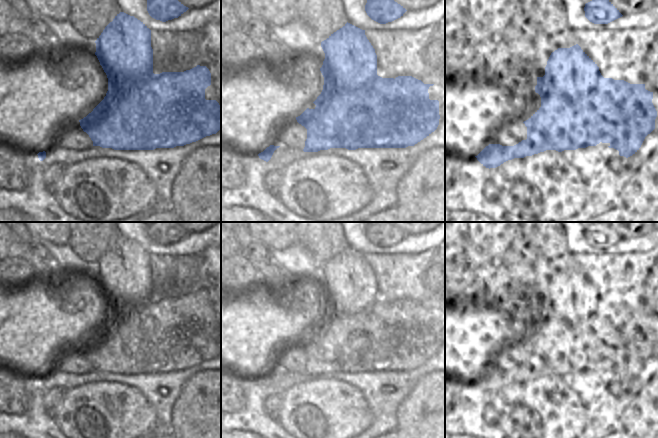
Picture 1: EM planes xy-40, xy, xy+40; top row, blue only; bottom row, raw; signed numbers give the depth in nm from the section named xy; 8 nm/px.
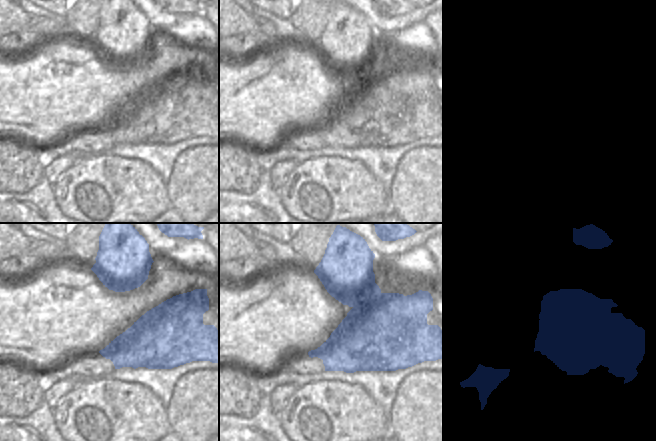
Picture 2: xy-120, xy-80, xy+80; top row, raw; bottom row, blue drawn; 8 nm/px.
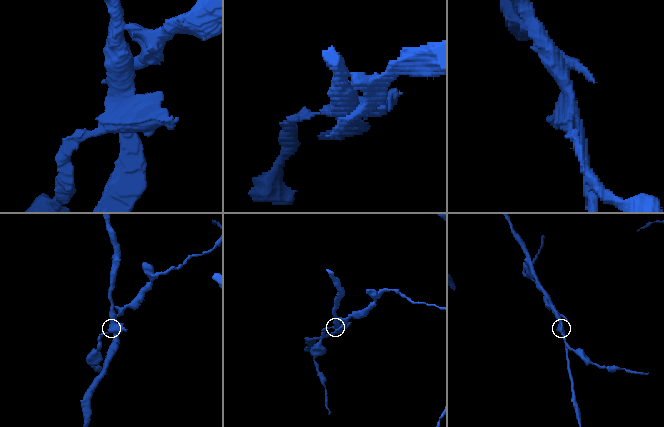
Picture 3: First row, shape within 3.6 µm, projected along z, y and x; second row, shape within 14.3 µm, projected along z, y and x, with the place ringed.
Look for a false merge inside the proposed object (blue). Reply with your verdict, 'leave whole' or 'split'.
split

